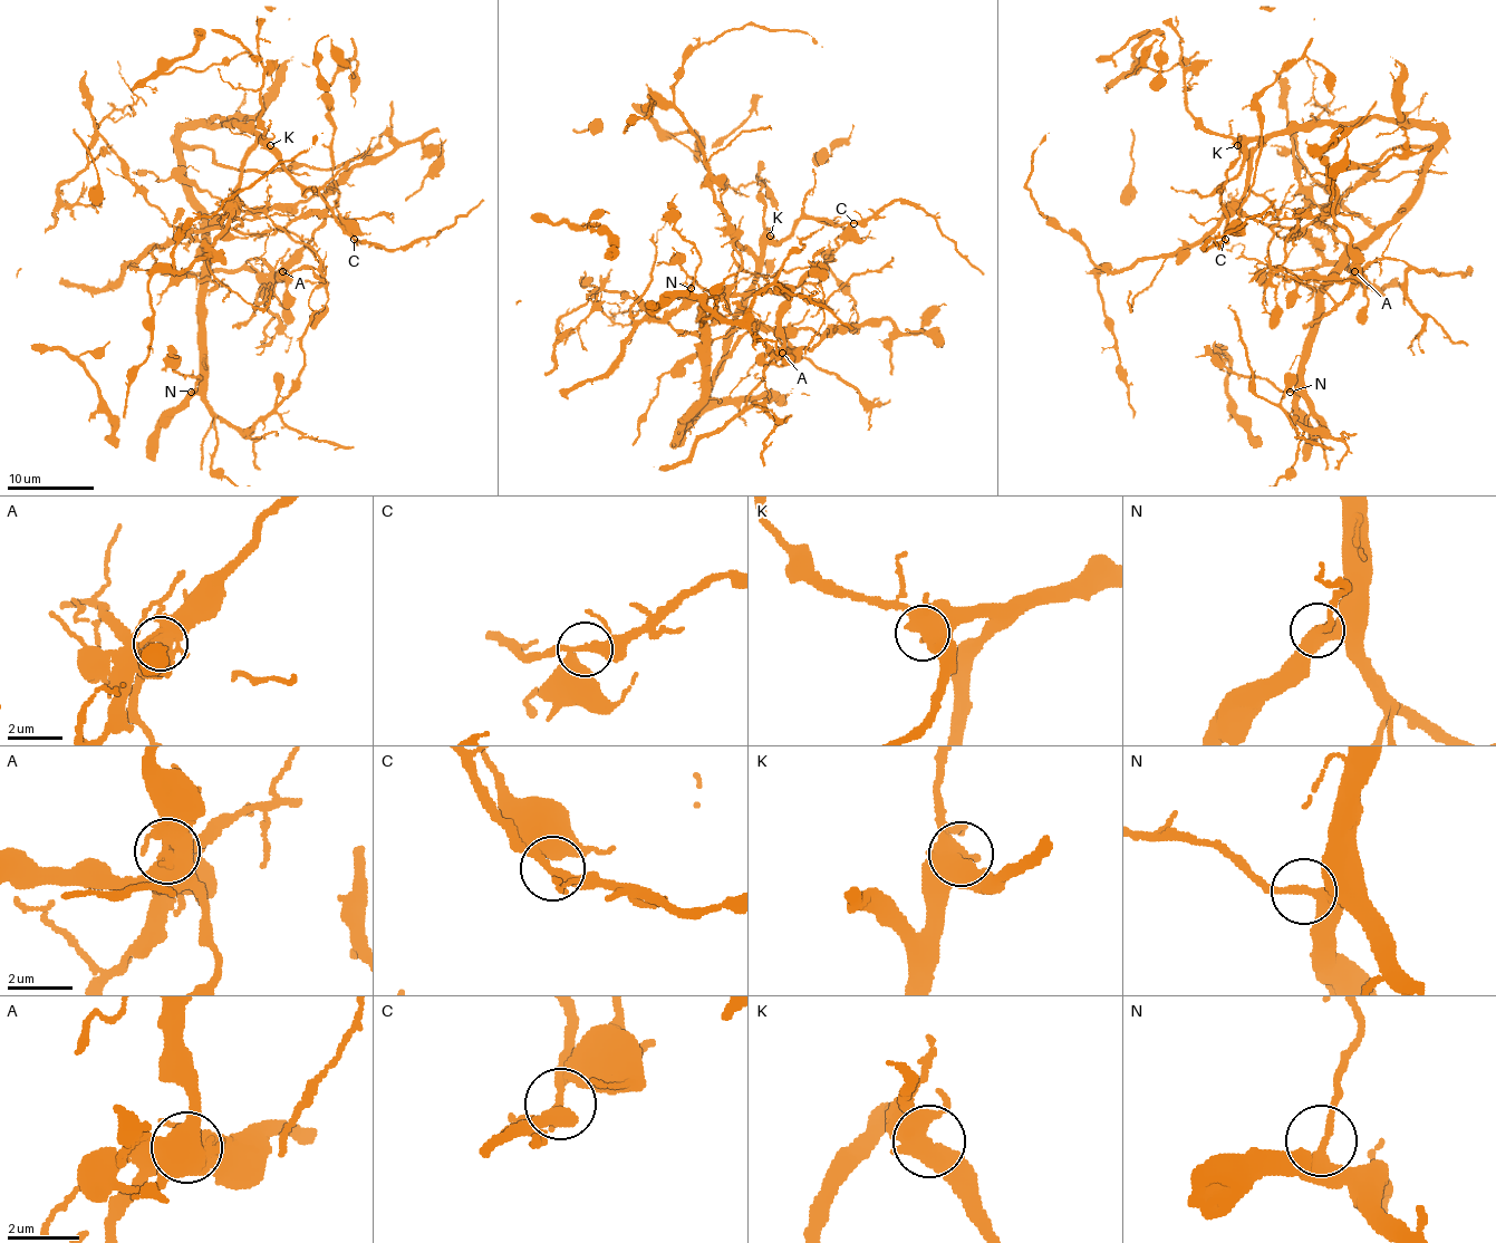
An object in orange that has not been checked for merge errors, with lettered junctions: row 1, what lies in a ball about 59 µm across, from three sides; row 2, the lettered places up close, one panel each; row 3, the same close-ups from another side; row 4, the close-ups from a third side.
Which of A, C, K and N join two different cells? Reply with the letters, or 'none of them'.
A, C

